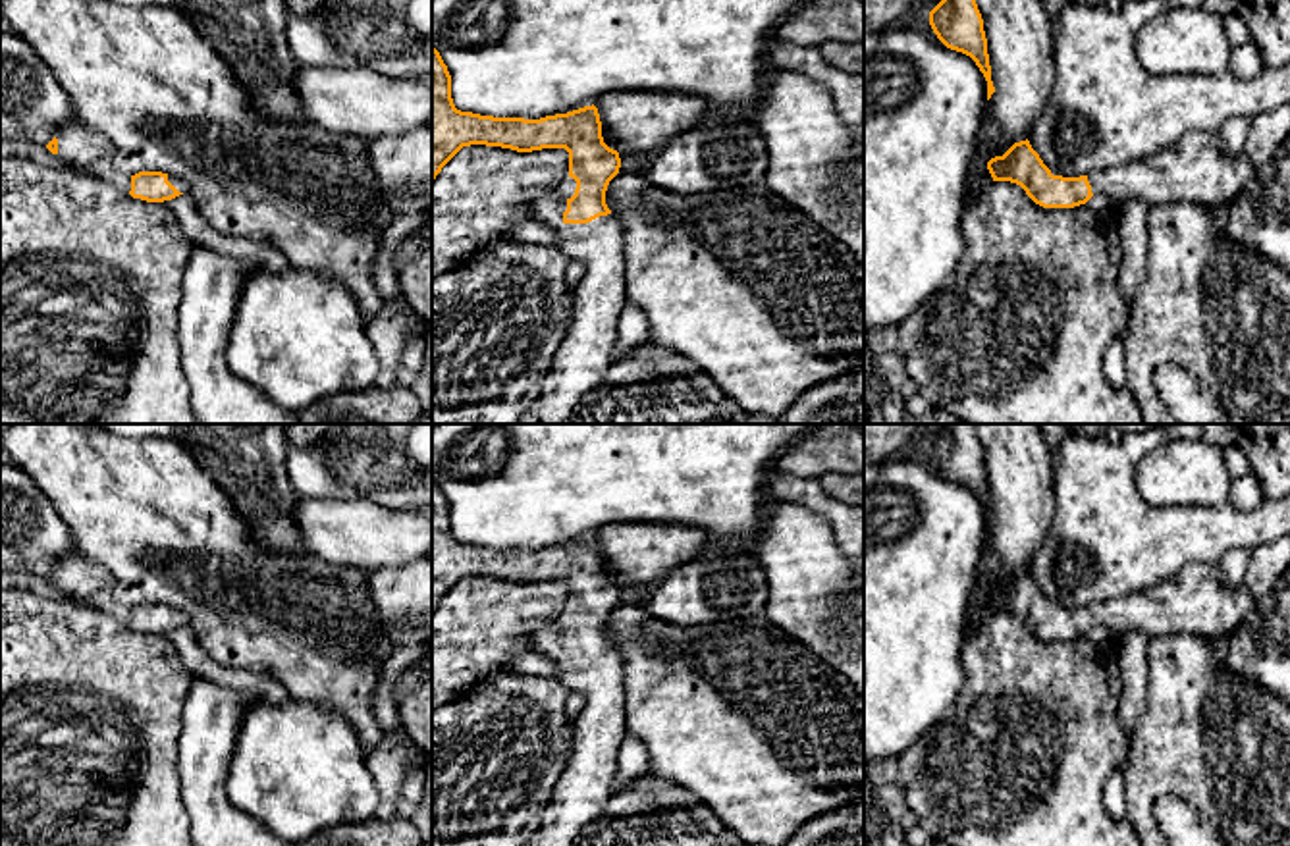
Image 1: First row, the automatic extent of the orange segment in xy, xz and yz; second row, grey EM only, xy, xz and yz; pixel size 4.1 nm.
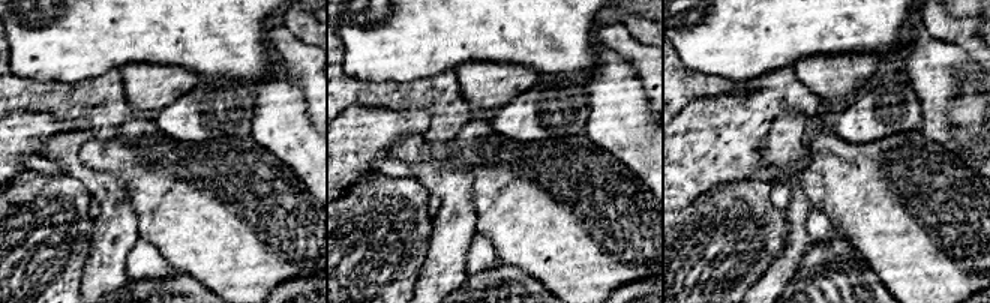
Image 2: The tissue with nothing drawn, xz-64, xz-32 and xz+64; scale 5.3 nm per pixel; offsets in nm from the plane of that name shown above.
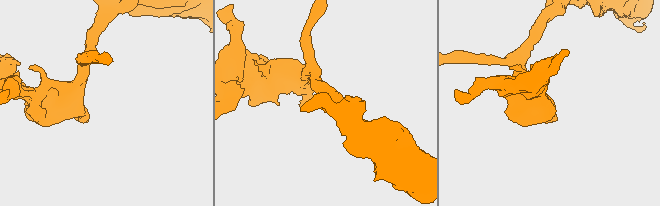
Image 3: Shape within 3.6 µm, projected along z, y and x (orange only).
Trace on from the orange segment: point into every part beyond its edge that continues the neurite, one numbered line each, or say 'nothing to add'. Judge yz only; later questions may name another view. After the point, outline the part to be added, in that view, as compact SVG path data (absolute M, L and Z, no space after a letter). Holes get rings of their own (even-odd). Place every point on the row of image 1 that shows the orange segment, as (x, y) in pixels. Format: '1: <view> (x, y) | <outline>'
1: yz (1196, 170) | M1190 131L1145 160L1088 173L1093 195L1111 200L1138 198L1153 204L1188 200L1219 206L1236 198L1259 168L1250 152L1228 156L1219 146L1219 131Z

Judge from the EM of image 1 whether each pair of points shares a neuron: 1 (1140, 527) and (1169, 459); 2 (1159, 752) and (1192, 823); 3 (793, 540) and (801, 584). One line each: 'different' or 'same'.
1: different
2: different
3: same

